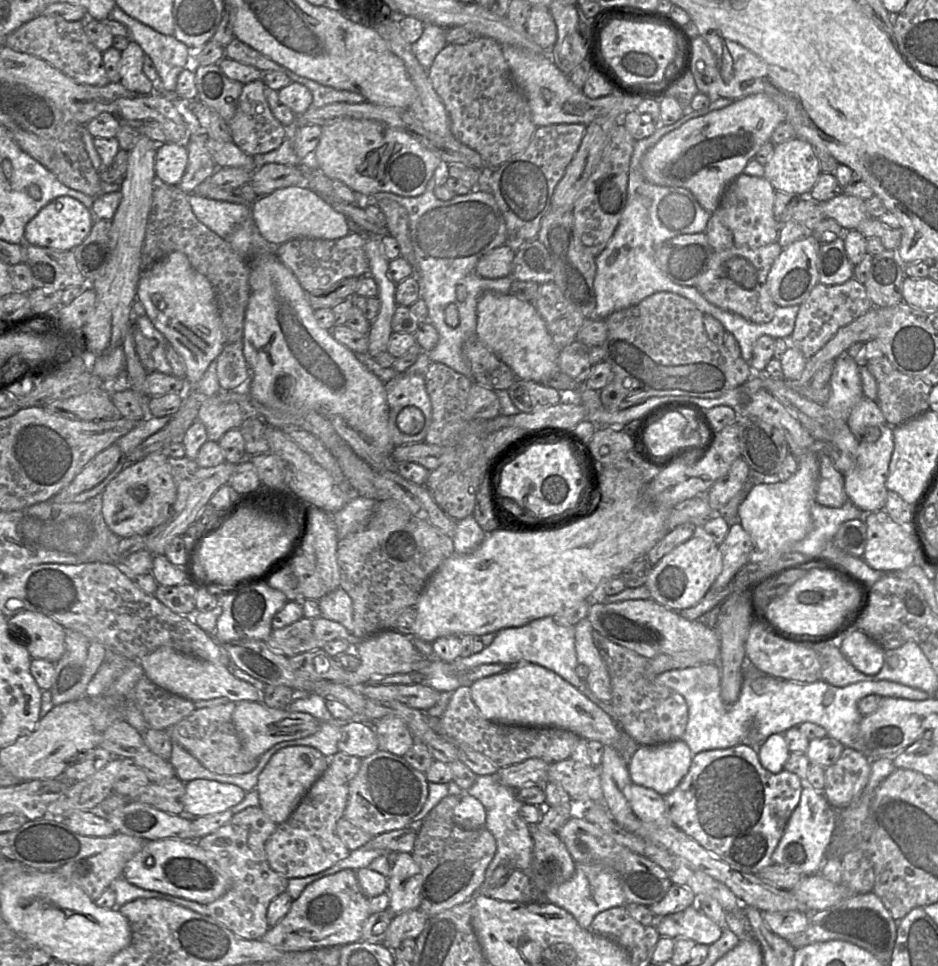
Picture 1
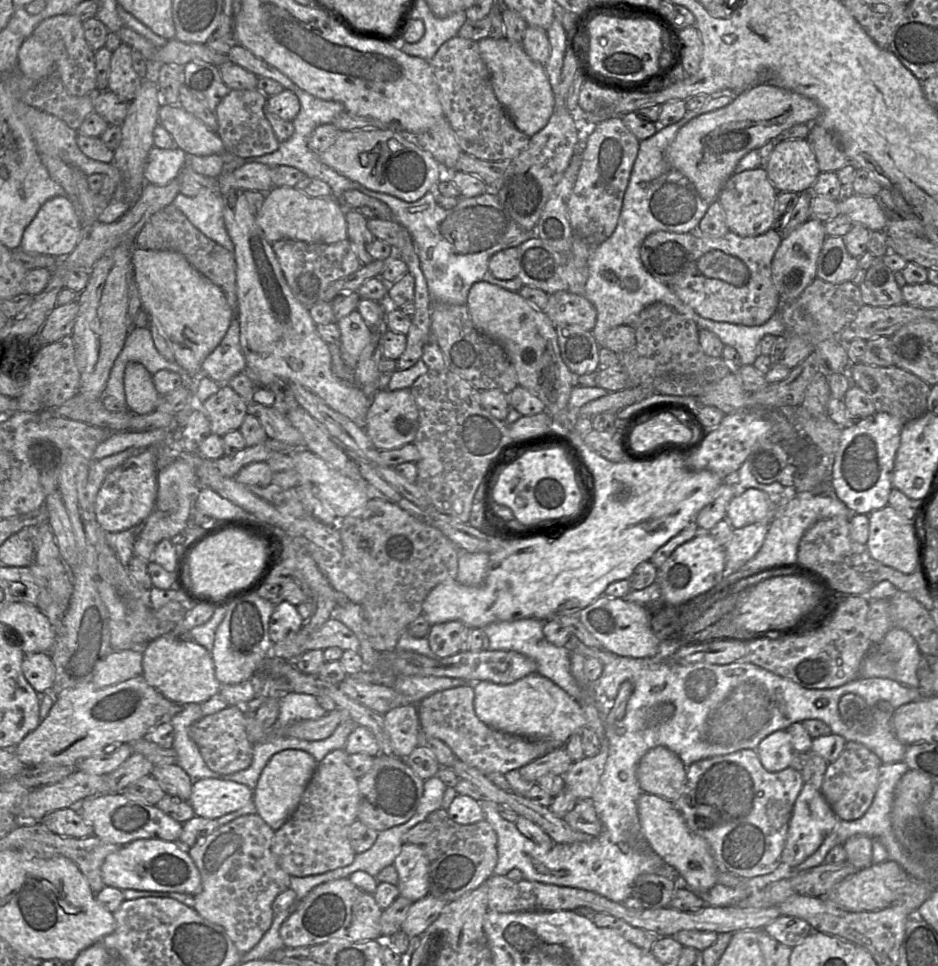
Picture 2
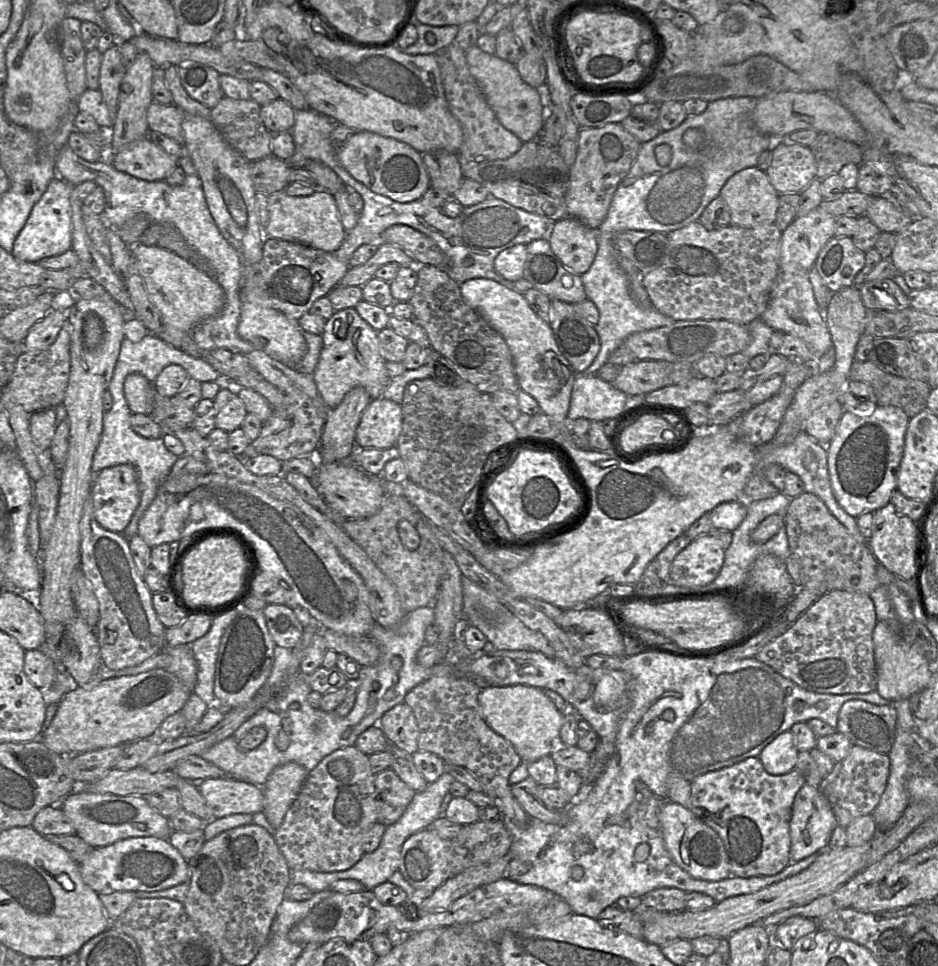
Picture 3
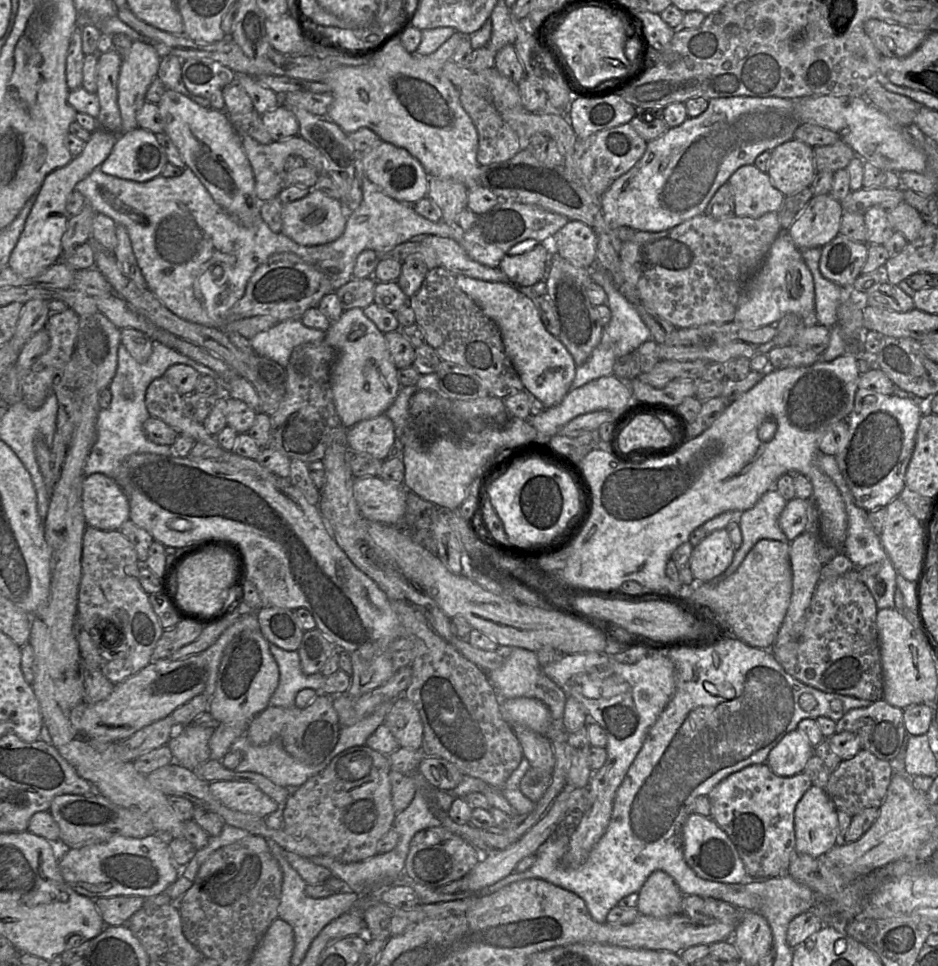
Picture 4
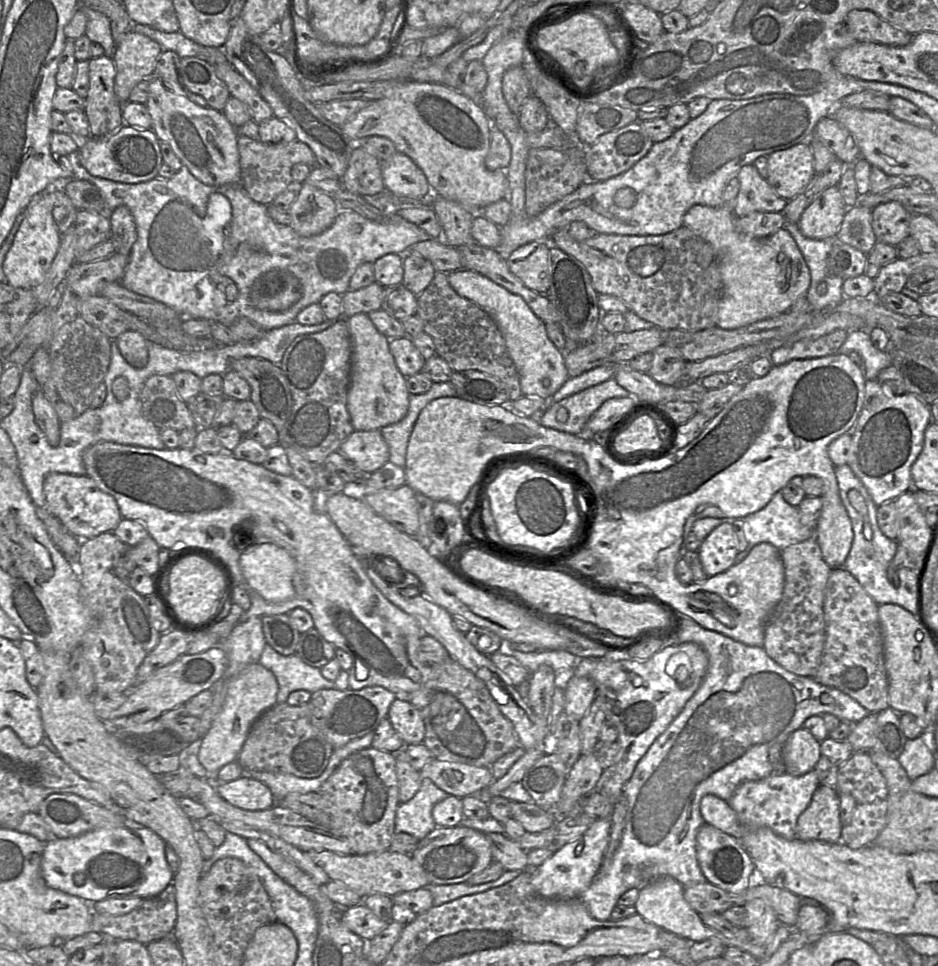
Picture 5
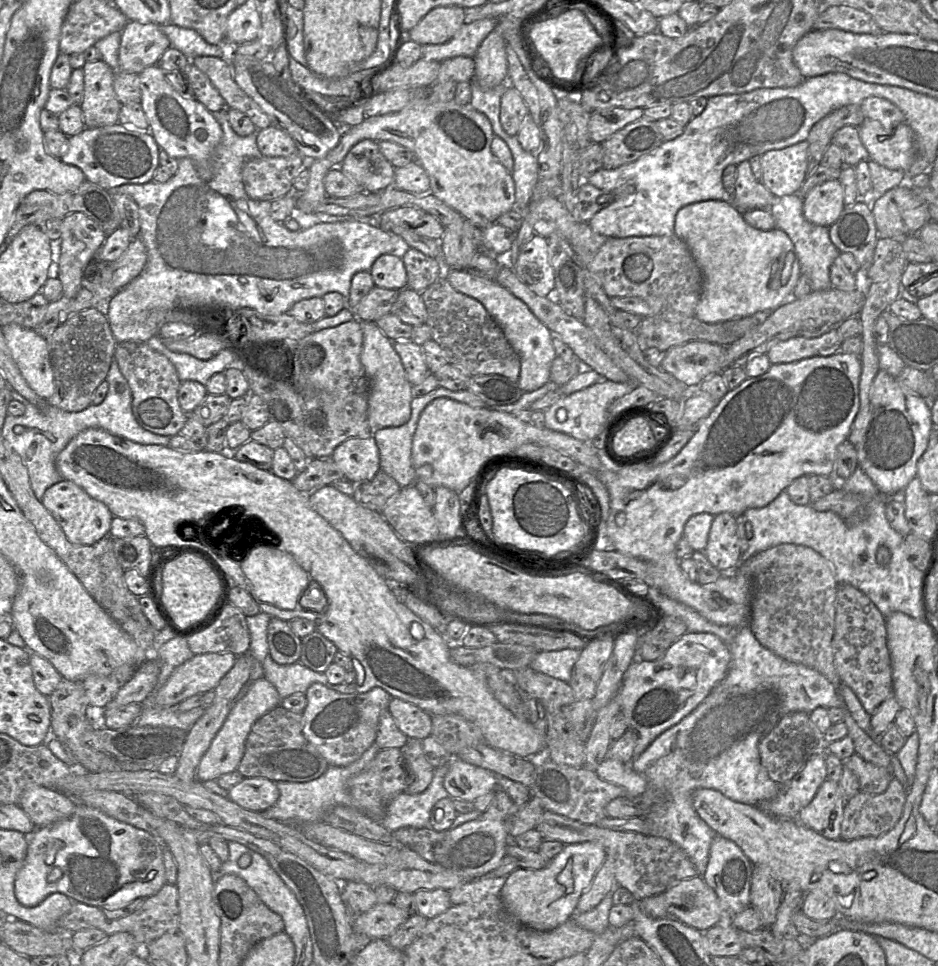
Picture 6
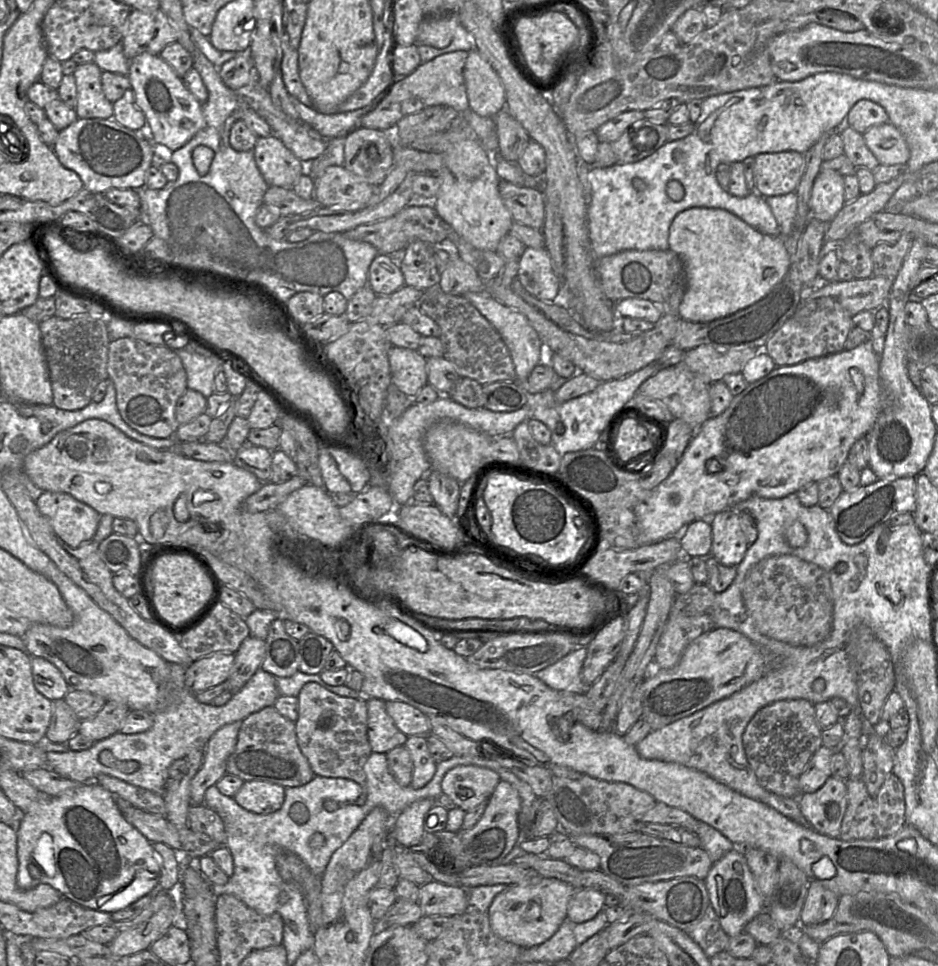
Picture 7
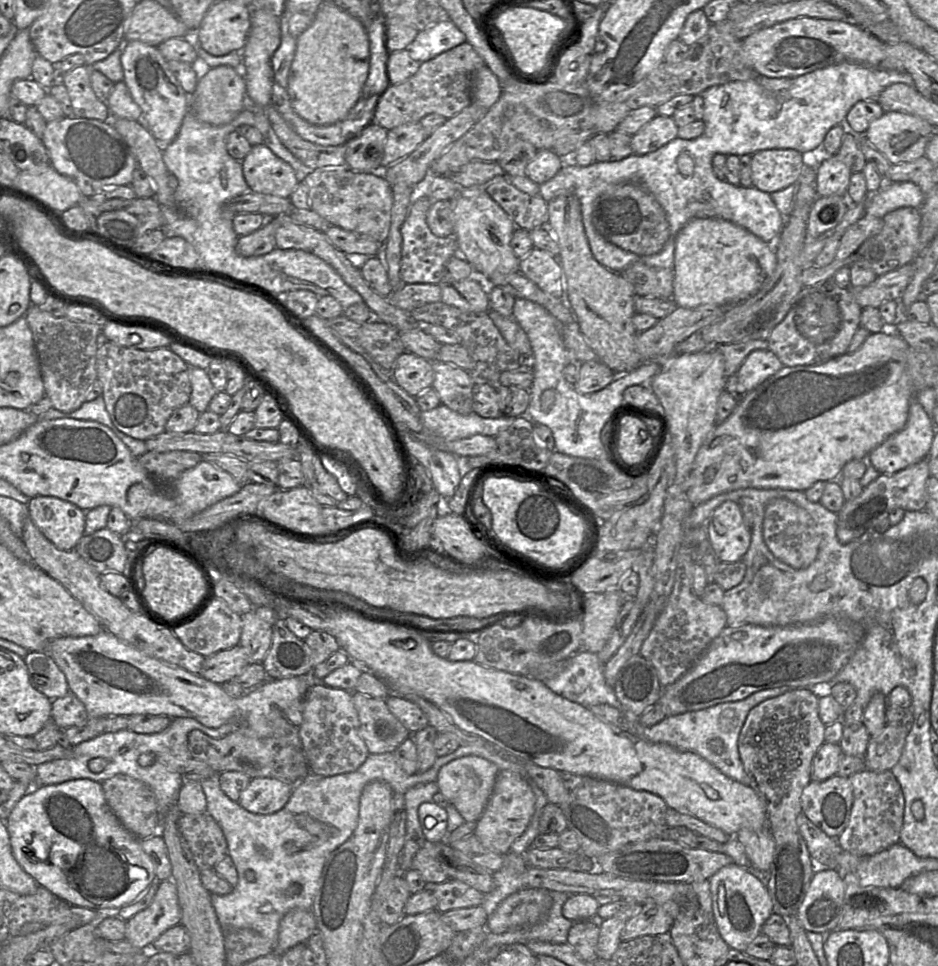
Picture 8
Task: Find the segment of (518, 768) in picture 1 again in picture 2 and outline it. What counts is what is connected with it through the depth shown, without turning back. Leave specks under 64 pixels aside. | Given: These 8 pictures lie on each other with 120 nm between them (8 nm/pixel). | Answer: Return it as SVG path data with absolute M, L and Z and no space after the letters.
M560 747L547 755L531 761L519 768L521 776L534 784L537 779L546 774L564 775L574 761L564 747Z

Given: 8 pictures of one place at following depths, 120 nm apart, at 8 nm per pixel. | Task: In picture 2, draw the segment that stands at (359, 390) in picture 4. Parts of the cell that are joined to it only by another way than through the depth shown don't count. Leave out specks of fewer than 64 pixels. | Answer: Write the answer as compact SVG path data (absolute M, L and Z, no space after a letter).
M357 310L334 322L341 334L339 343L341 358L348 368L354 370L363 349L371 339L372 330Z

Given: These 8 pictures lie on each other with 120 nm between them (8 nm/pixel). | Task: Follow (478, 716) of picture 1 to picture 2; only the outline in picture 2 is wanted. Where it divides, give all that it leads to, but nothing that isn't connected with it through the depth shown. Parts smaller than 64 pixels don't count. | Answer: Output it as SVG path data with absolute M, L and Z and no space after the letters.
M458 686L435 692L417 704L420 728L427 735L443 741L457 759L484 774L499 772L505 775L533 760L560 748L552 740L528 739L495 730L483 723L474 710L475 692L471 686Z

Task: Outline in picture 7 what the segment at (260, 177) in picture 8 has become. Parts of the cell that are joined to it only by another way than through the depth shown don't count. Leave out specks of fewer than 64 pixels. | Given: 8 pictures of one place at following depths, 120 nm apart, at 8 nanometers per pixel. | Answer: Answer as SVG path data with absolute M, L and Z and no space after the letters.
M274 134L258 137L253 150L256 165L269 187L292 188L306 171L306 164Z

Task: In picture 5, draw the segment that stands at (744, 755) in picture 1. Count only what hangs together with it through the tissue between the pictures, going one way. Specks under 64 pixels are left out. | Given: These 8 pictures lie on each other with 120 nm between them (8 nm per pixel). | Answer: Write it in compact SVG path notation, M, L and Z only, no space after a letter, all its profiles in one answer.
M814 770L802 775L774 774L754 781L745 781L727 801L736 812L739 821L747 827L768 827L786 839L796 838L798 817L809 805L816 788L820 785Z

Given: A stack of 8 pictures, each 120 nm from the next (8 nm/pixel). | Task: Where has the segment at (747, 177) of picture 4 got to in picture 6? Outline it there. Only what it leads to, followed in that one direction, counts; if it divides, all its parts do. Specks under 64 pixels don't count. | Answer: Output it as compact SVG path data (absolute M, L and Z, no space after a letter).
M749 161L737 165L733 204L742 213L753 209L768 209L775 196L757 181L752 173Z

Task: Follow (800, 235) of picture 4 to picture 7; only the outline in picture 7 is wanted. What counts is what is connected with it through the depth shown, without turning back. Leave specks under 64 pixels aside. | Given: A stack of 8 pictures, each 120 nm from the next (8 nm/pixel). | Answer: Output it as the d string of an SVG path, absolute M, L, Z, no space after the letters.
M830 169L820 170L809 202L811 217L829 223L845 203L844 176Z

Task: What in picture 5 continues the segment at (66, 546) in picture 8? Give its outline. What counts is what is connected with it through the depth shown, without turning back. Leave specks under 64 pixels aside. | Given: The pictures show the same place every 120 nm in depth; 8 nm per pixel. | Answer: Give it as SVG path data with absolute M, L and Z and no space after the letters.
M50 473L44 480L44 497L47 509L80 540L87 540L105 532L113 532L122 516L115 498L102 491L87 475L76 476Z

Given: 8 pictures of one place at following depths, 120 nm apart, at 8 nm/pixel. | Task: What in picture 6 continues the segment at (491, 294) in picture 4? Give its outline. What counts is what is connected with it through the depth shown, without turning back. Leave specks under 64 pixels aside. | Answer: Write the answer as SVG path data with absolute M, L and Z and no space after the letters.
M445 269L443 276L458 292L480 302L502 329L521 363L518 386L523 393L532 392L550 381L550 368L557 357L551 331L535 317L528 306L495 280L469 274L465 270Z

